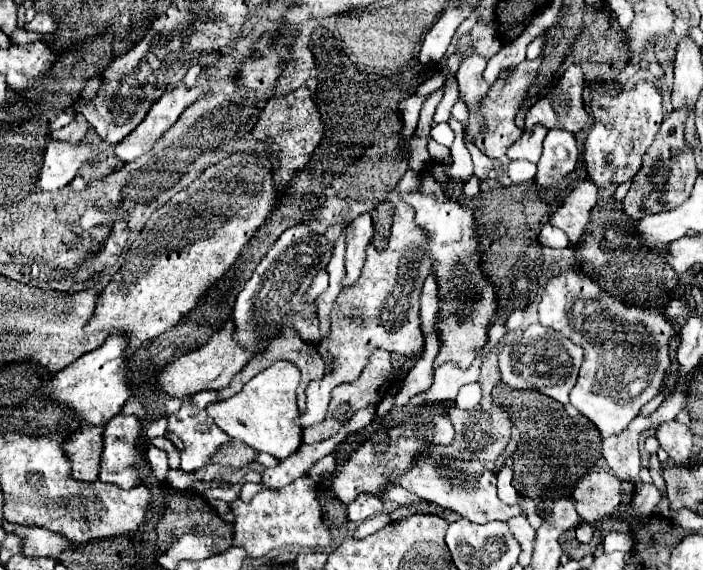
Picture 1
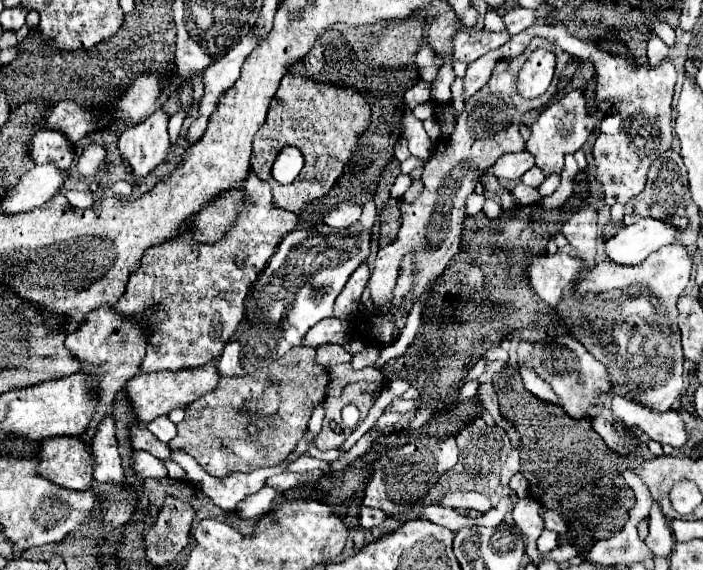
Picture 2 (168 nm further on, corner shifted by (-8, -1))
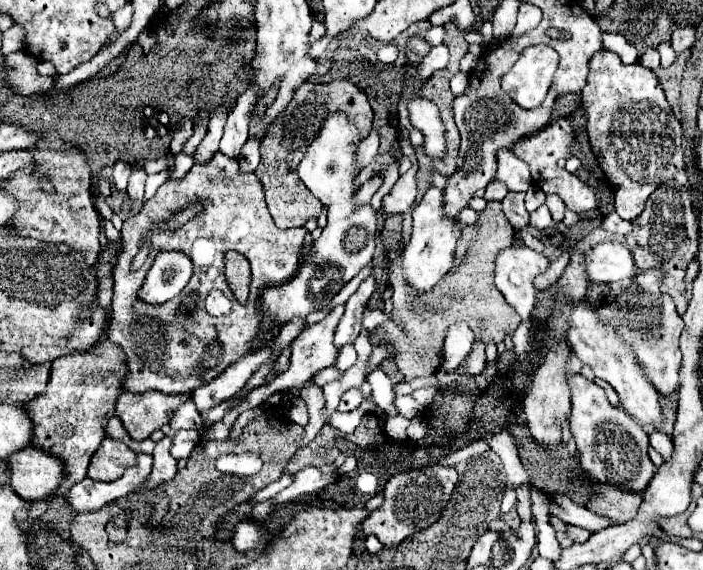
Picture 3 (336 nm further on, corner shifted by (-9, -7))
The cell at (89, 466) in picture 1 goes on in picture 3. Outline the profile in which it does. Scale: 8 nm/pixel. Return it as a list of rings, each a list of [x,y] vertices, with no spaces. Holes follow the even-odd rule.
[[[35,447],[21,449],[7,459],[13,491],[25,501],[37,501],[51,495],[63,481],[63,463]]]

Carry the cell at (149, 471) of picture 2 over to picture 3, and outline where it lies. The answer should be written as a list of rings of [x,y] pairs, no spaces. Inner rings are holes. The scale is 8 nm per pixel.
[[[139,455],[137,463],[133,467],[129,467],[123,473],[123,477],[119,477],[113,483],[99,483],[99,481],[85,477],[81,483],[77,483],[65,495],[65,503],[73,509],[75,515],[99,511],[107,503],[121,499],[129,491],[137,489],[147,479],[147,475],[151,473],[151,467],[153,467],[153,457],[151,455]]]

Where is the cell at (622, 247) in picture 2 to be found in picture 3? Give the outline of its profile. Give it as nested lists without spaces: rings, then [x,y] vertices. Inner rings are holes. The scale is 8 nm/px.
[[[605,241],[593,245],[589,251],[583,253],[583,265],[587,279],[595,283],[631,279],[637,273],[629,249],[619,241]]]

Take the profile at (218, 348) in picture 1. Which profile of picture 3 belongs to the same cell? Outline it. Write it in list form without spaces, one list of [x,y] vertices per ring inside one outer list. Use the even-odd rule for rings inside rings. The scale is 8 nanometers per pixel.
[[[159,391],[121,393],[121,397],[117,397],[115,413],[121,419],[125,431],[131,435],[131,439],[143,441],[153,431],[169,423],[173,411],[187,399],[191,397],[189,395],[165,395]]]

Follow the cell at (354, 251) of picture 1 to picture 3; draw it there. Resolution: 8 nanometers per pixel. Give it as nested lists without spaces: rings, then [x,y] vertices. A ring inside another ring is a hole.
[[[345,305],[335,307],[325,319],[321,319],[321,321],[305,327],[303,333],[301,333],[297,339],[293,339],[293,343],[291,343],[291,367],[289,367],[281,377],[277,377],[277,379],[271,383],[273,393],[275,393],[275,391],[281,391],[281,389],[289,389],[289,387],[301,387],[301,385],[305,385],[317,371],[335,365],[339,349],[333,345],[333,331],[335,331],[335,327],[337,327],[343,311],[345,311]]]

